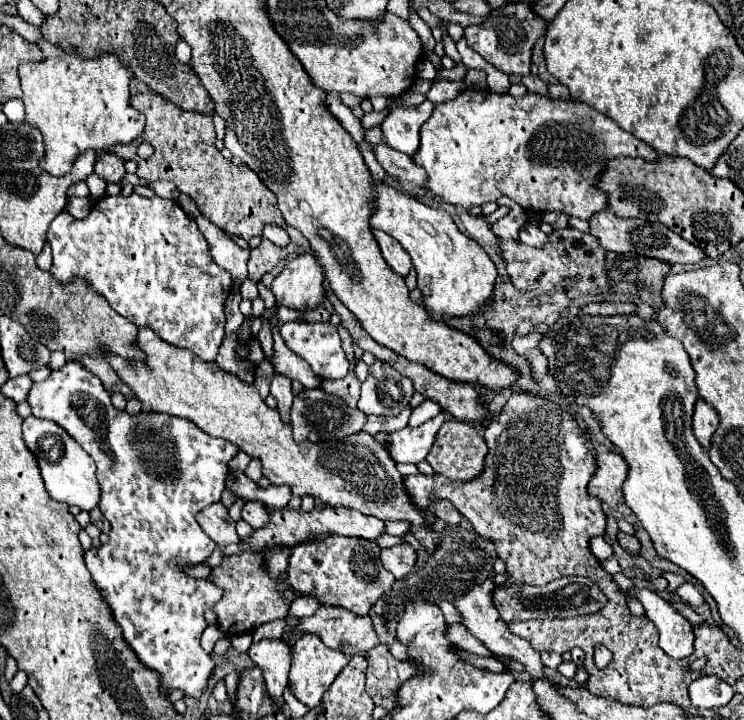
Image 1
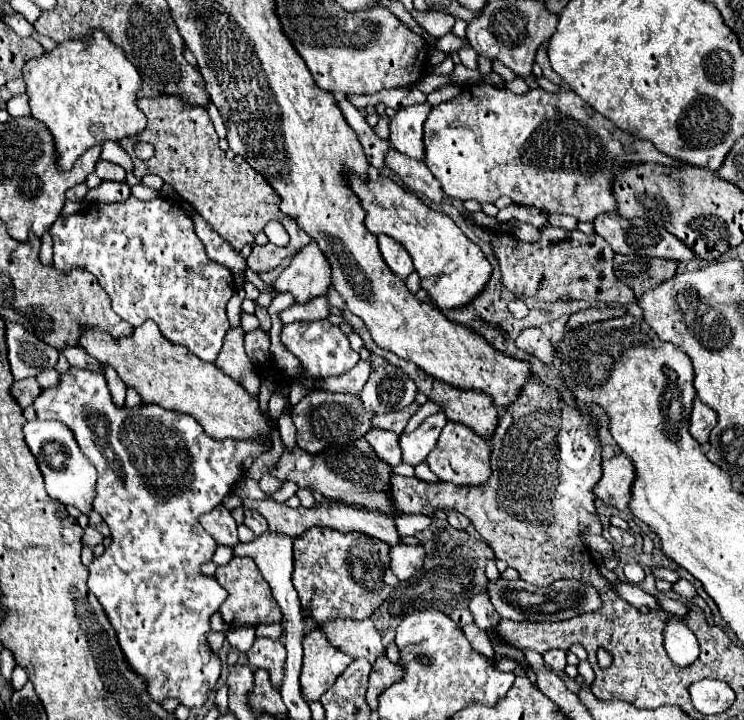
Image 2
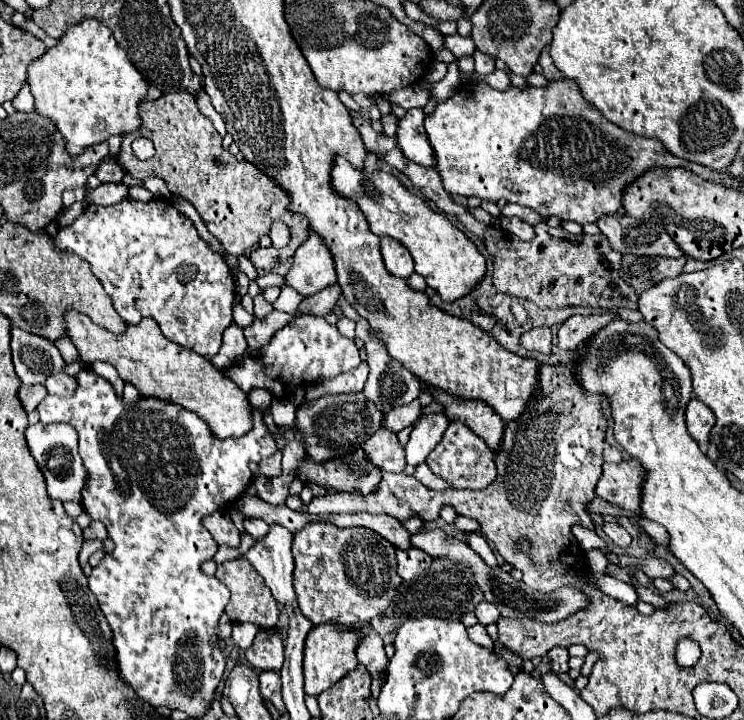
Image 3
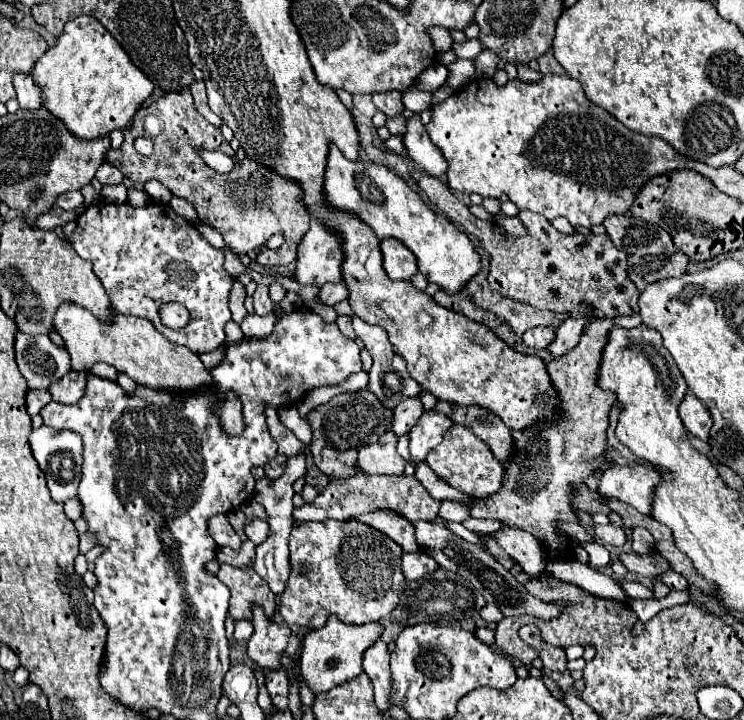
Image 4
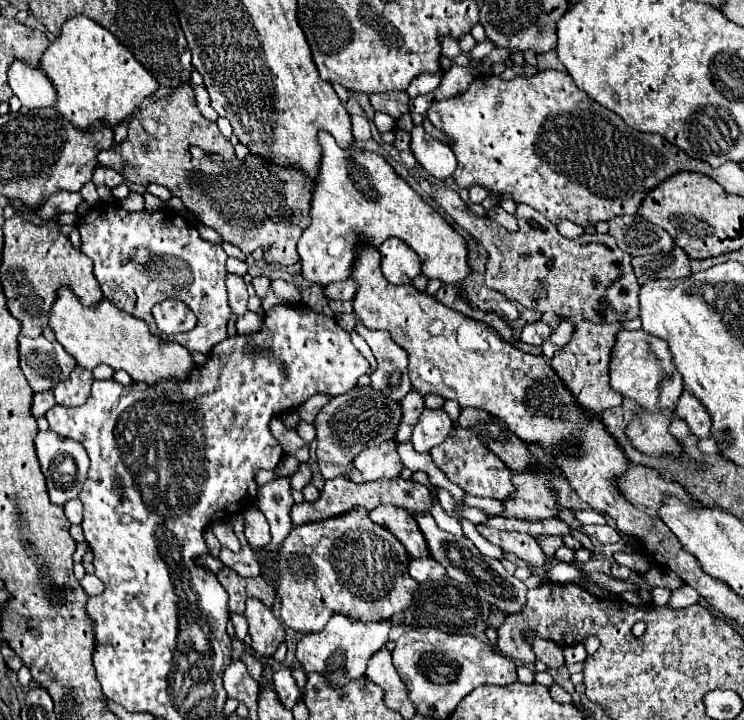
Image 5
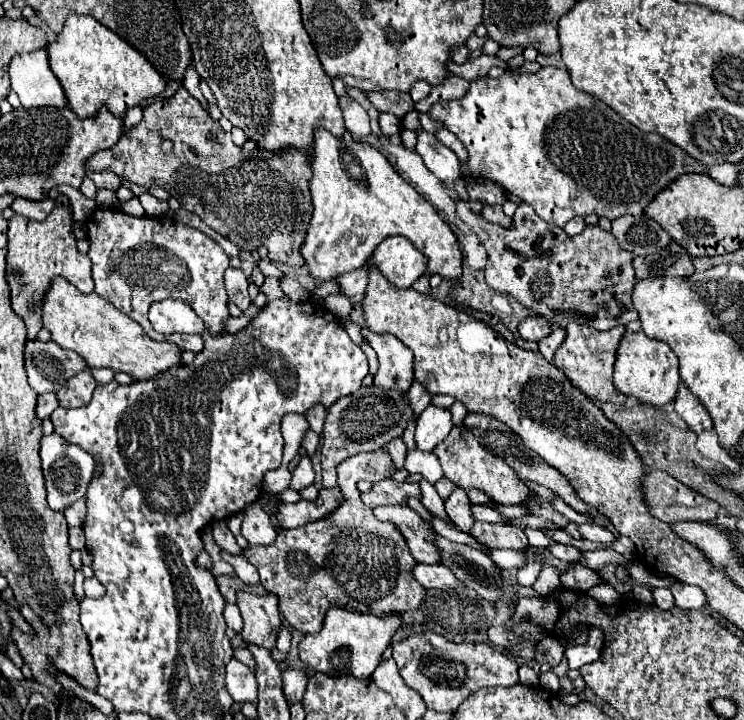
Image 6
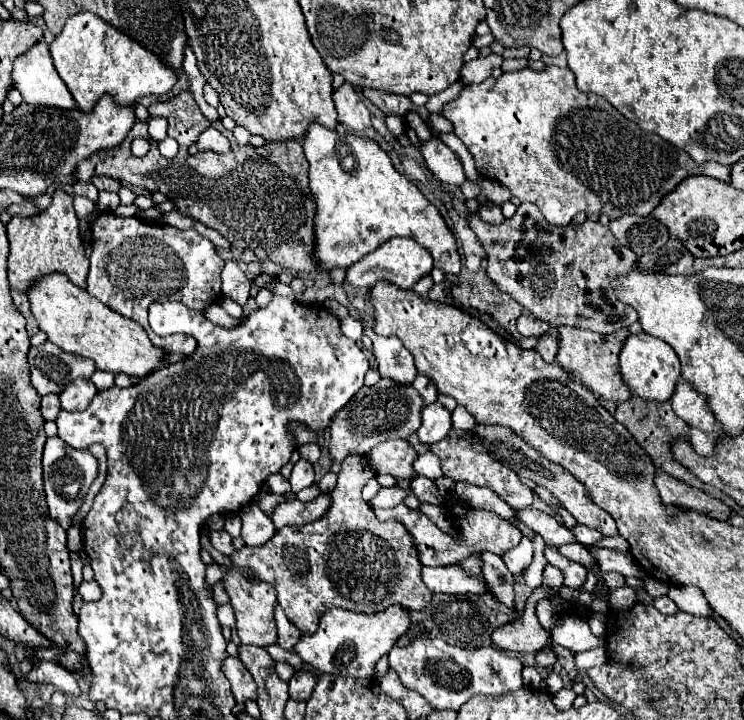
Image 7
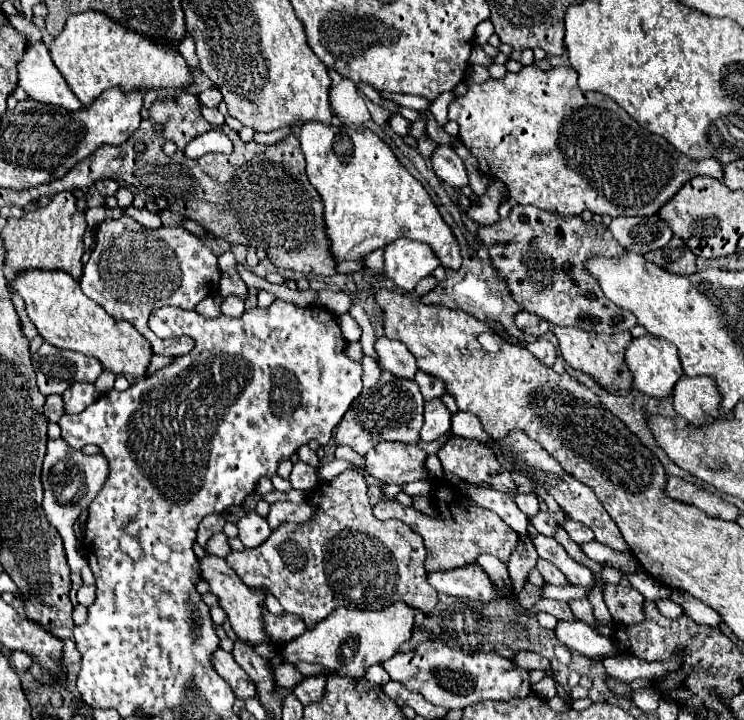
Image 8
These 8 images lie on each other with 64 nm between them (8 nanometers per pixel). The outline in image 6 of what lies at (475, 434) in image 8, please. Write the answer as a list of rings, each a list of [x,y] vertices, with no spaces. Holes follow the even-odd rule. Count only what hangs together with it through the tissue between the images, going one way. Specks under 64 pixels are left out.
[[[456,402],[456,404],[450,408],[450,412],[452,412],[453,424],[458,427],[464,426],[464,420],[466,420],[466,416],[468,416],[468,410],[466,410],[460,402]]]

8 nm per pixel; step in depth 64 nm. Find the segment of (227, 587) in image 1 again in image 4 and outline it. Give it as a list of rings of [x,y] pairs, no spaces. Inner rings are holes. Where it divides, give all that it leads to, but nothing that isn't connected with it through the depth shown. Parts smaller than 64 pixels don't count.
[[[222,564],[220,572],[216,576],[232,592],[228,614],[234,620],[250,618],[250,602],[260,604],[270,618],[274,616],[276,596],[270,590],[270,586],[254,570],[240,570],[230,564]]]

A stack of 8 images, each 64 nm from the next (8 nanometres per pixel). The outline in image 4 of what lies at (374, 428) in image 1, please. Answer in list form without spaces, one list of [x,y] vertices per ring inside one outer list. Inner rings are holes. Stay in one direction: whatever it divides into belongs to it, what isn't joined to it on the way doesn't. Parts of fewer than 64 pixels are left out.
[[[418,396],[414,398],[406,398],[402,400],[402,404],[396,406],[394,410],[394,424],[392,424],[392,430],[398,434],[398,436],[404,436],[410,432],[410,428],[418,422],[418,418],[422,416],[424,408],[422,408],[422,402]]]

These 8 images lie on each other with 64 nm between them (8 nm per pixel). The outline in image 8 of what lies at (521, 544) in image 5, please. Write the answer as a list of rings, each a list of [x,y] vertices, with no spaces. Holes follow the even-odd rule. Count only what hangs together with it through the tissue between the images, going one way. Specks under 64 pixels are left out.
[[[432,482],[432,484],[434,484],[436,516],[428,516],[414,508],[400,506],[400,503],[386,497],[382,497],[374,506],[374,516],[378,520],[398,518],[406,526],[410,526],[414,532],[422,534],[424,546],[428,552],[426,572],[446,572],[446,570],[462,568],[468,564],[476,564],[476,558],[480,554],[492,554],[500,562],[508,564],[512,552],[516,550],[516,546],[520,542],[518,534],[508,524],[504,524],[498,514],[478,506],[476,502],[466,498],[458,488],[448,486],[448,484],[446,486],[436,484],[436,482]]]

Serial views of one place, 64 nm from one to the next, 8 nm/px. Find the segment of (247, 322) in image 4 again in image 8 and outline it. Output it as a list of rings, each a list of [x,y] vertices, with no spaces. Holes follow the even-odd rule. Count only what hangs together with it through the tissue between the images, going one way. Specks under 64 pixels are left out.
[[[206,296],[204,300],[198,302],[196,312],[204,318],[214,318],[220,316],[220,306],[222,306],[222,296]]]

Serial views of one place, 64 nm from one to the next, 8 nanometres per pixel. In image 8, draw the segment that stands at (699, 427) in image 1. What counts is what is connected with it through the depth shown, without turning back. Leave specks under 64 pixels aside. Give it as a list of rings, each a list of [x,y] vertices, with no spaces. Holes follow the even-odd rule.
[[[710,376],[680,378],[674,386],[674,410],[690,424],[702,424],[706,418],[718,418],[722,396]]]

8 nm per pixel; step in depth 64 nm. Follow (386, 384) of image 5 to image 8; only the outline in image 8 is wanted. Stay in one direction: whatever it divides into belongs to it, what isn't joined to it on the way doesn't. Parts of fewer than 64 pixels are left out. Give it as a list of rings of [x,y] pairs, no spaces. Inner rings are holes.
[[[378,338],[376,340],[376,354],[380,356],[382,368],[386,368],[388,372],[392,372],[398,378],[414,378],[418,366],[416,366],[416,358],[408,352],[408,348],[398,342],[398,340],[390,340],[390,338]]]

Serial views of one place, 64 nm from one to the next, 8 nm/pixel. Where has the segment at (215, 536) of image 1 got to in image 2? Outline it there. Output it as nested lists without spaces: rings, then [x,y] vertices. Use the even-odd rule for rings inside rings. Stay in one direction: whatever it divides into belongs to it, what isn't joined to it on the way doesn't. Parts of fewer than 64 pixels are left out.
[[[224,506],[214,508],[214,512],[202,514],[200,516],[200,524],[204,526],[204,530],[218,542],[224,546],[234,548],[238,544],[238,532],[236,532],[236,522],[230,514],[230,510],[226,510]]]

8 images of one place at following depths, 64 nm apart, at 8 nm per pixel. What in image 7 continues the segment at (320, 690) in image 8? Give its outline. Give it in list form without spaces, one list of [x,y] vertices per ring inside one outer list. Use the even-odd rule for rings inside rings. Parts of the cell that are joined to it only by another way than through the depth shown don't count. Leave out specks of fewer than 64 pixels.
[[[296,672],[296,676],[288,682],[288,694],[298,702],[308,702],[316,684],[318,676],[314,672]]]

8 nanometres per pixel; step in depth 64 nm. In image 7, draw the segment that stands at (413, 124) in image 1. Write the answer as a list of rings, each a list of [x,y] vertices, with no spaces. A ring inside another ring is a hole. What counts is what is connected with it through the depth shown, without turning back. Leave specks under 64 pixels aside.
[[[432,138],[430,142],[422,144],[422,154],[424,154],[428,170],[440,182],[454,184],[454,186],[462,186],[466,182],[460,158],[442,140]]]

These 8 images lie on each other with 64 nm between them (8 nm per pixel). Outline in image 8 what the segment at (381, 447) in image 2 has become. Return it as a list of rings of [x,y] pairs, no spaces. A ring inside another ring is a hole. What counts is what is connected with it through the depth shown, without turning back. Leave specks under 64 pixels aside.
[[[342,472],[330,482],[320,482],[320,490],[308,496],[308,504],[314,508],[314,516],[304,524],[286,522],[272,530],[270,538],[258,548],[246,548],[244,552],[230,552],[226,562],[240,580],[248,586],[262,586],[270,590],[282,608],[290,614],[302,616],[306,626],[312,628],[324,620],[334,608],[356,608],[356,610],[382,610],[392,602],[406,602],[408,606],[430,612],[436,606],[436,590],[428,584],[424,560],[426,548],[420,534],[410,530],[400,520],[380,522],[372,514],[368,500],[368,486],[360,472]]]

